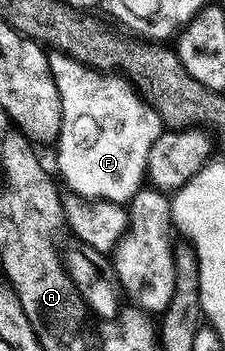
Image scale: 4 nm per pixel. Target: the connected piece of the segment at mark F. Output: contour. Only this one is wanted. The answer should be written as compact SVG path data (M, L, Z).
M55 50L48 52L48 65L62 102L60 137L54 142L61 178L75 195L127 205L145 183L150 146L162 131L160 115L123 75L87 68Z

